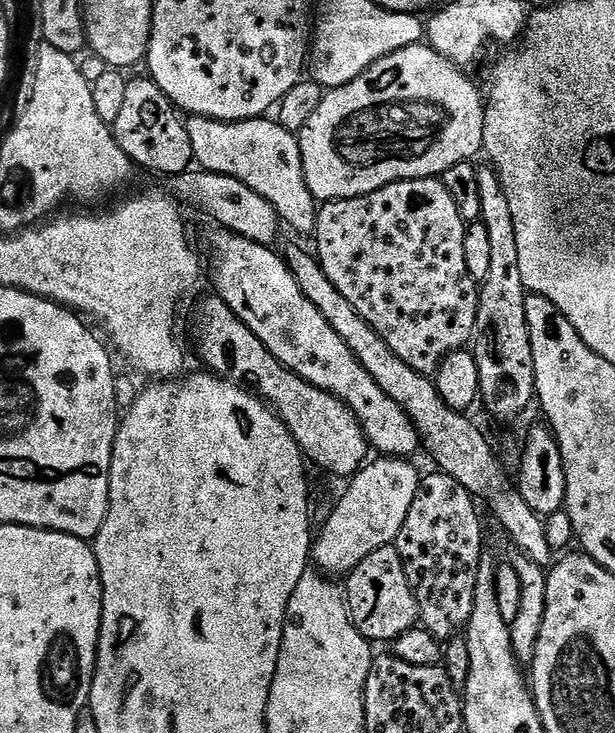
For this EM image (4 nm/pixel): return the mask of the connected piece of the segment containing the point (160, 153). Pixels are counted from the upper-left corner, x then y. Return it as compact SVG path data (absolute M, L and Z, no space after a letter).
M151 78L143 79L129 79L122 110L110 125L112 135L137 169L145 168L165 178L179 176L194 164L188 129L176 105L169 102L160 87Z

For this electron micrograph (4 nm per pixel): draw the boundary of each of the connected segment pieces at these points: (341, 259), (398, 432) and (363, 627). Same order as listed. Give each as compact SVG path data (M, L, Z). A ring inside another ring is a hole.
M443 179L430 180L399 180L393 184L387 184L382 190L374 190L365 196L350 198L349 200L327 201L316 213L316 250L314 256L319 261L321 270L330 278L334 290L354 306L354 310L366 321L372 329L390 346L406 366L425 374L435 373L436 369L450 353L463 349L471 341L474 322L478 314L478 302L480 293L477 281L466 270L466 250L464 249L464 230L466 221L458 214L458 206L454 206L454 198L450 198L450 190L446 190Z
M227 230L219 234L221 236L212 244L212 284L216 287L213 288L215 295L220 296L222 302L230 306L230 310L234 310L236 317L254 333L258 342L262 342L262 346L266 346L266 350L270 350L270 354L274 354L274 358L278 358L278 362L282 362L282 366L286 366L291 372L298 374L298 378L310 382L318 390L326 390L331 396L337 396L358 418L364 437L375 451L376 448L380 451L377 453L381 457L415 457L416 448L418 452L422 444L416 427L398 406L398 402L394 402L394 398L390 398L390 394L386 394L386 390L382 390L382 386L378 386L378 382L374 382L374 378L366 374L358 358L350 354L350 346L346 346L346 342L342 342L342 338L338 338L338 334L330 330L330 322L326 322L326 318L322 318L322 314L311 305L306 294L302 294L298 282L294 282L285 257L280 257L275 252L275 247L250 242L241 236L232 235Z
M394 546L374 550L370 558L366 558L353 572L348 573L346 583L348 617L352 619L358 634L362 634L370 642L391 642L406 634L406 630L417 627L420 611L406 578L402 558Z

